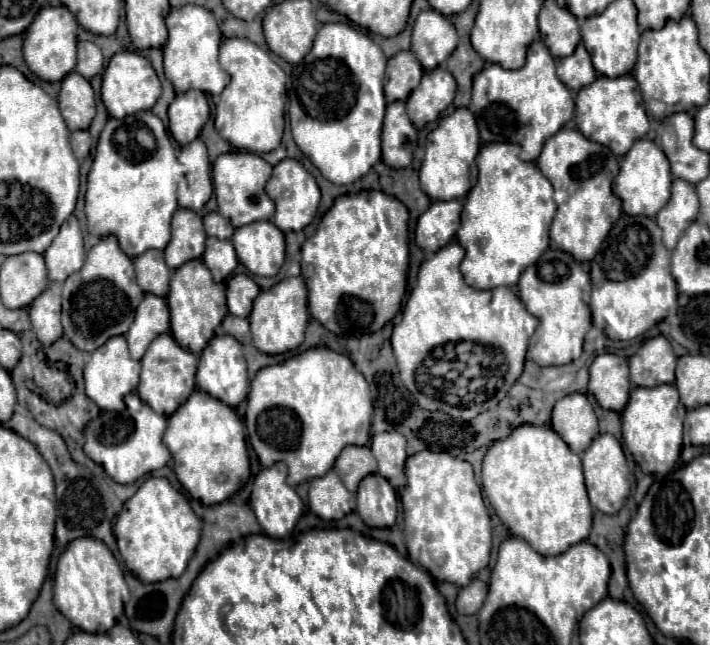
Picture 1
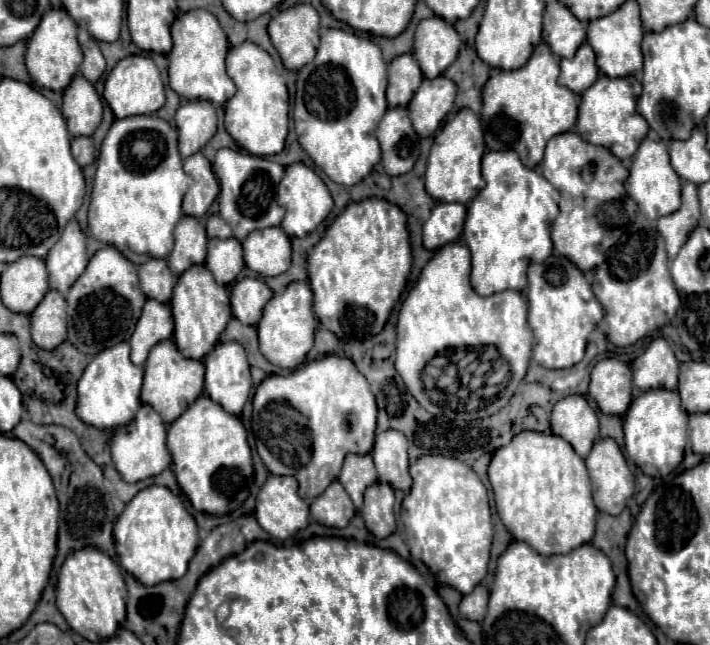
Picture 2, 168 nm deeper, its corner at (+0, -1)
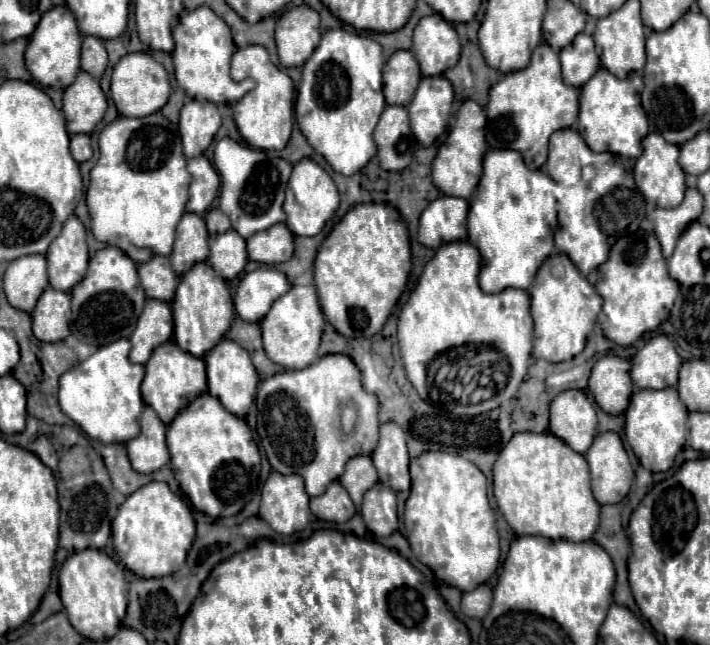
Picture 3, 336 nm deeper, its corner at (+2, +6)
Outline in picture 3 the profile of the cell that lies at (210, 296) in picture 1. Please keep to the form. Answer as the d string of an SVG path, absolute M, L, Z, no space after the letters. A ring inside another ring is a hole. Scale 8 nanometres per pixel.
M195 263L185 275L181 275L181 281L175 291L173 299L173 317L175 317L175 343L183 349L189 351L191 355L203 357L209 347L217 345L225 331L231 327L233 321L233 301L229 287L225 279L221 279L209 263Z

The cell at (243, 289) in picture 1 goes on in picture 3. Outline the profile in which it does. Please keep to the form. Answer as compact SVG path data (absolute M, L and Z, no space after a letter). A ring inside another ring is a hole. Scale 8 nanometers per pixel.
M255 269L245 273L235 291L235 311L243 321L259 323L273 301L289 289L287 277L275 269Z

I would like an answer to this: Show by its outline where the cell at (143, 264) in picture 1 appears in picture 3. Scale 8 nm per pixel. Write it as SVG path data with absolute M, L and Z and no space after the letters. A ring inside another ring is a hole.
M153 255L149 261L137 265L141 287L145 289L145 295L151 299L171 301L175 285L179 281L177 273L171 269L169 259L163 255Z

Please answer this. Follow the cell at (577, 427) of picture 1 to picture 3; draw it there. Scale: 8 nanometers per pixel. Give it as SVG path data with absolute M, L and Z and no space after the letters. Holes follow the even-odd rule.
M563 391L551 403L549 431L563 439L573 451L585 453L593 443L597 415L583 391Z

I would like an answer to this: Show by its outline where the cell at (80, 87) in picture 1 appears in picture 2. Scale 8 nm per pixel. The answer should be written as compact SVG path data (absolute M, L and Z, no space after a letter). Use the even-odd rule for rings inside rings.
M77 74L71 86L63 94L61 108L71 136L91 136L103 118L103 104L93 88L81 74Z

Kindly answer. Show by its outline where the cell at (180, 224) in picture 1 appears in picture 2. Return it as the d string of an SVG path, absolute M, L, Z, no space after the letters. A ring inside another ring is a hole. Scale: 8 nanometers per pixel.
M183 216L175 226L175 248L169 254L167 264L175 276L183 274L183 270L203 264L207 256L207 234L205 224L193 216Z

